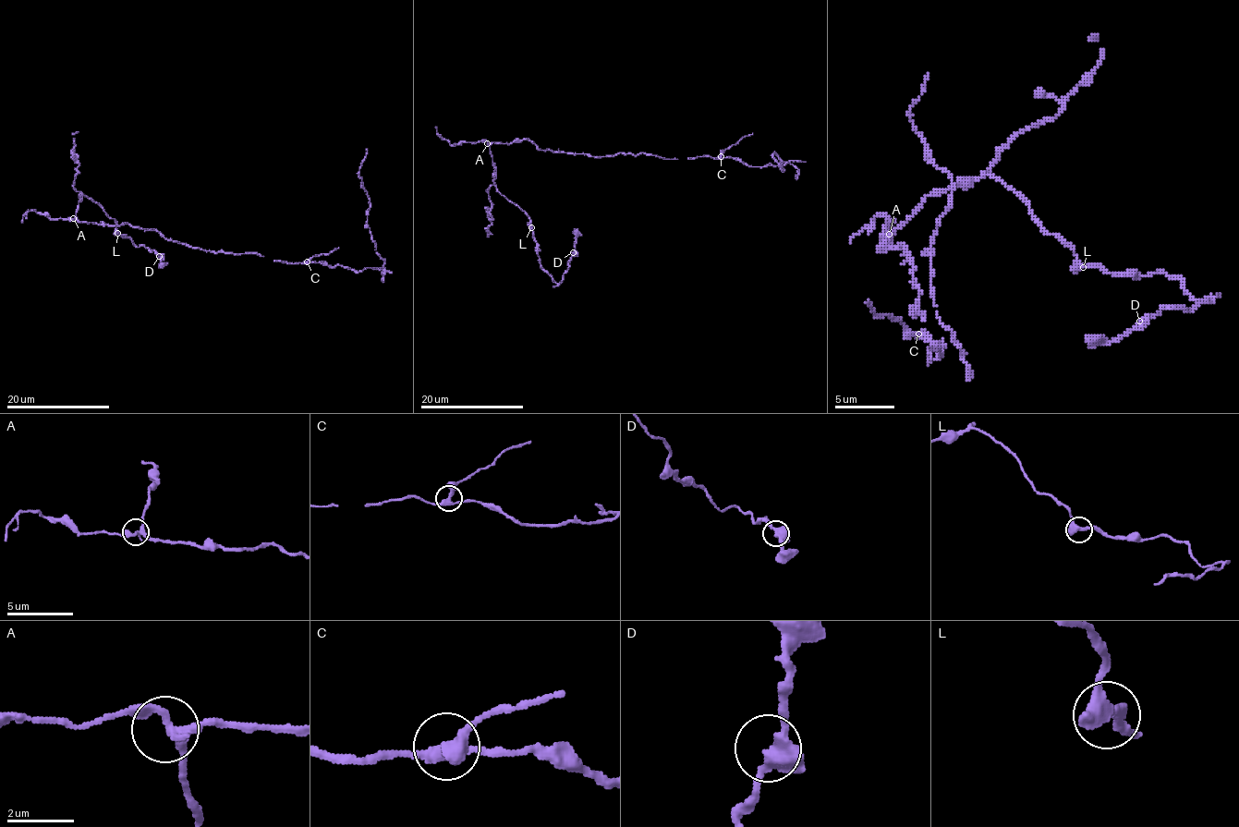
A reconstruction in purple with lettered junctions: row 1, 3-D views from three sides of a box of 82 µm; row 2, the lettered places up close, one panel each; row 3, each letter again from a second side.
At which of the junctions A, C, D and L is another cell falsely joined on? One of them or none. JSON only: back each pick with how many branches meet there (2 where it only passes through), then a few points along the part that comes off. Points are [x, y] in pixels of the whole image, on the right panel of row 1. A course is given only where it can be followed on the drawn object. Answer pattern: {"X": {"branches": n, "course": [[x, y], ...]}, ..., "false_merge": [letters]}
{"C": {"branches": 3, "course": [[919, 333], [901, 321], [877, 314], [865, 303]]}, "false_merge": ["C"]}

